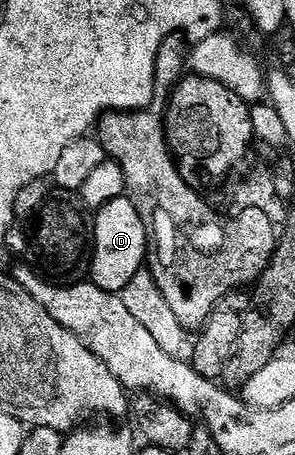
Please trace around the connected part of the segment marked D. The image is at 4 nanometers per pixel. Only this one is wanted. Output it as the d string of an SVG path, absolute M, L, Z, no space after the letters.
M124 195L115 198L94 214L90 280L98 289L106 293L122 294L129 279L133 279L133 275L144 268L148 257L149 229L130 197Z

